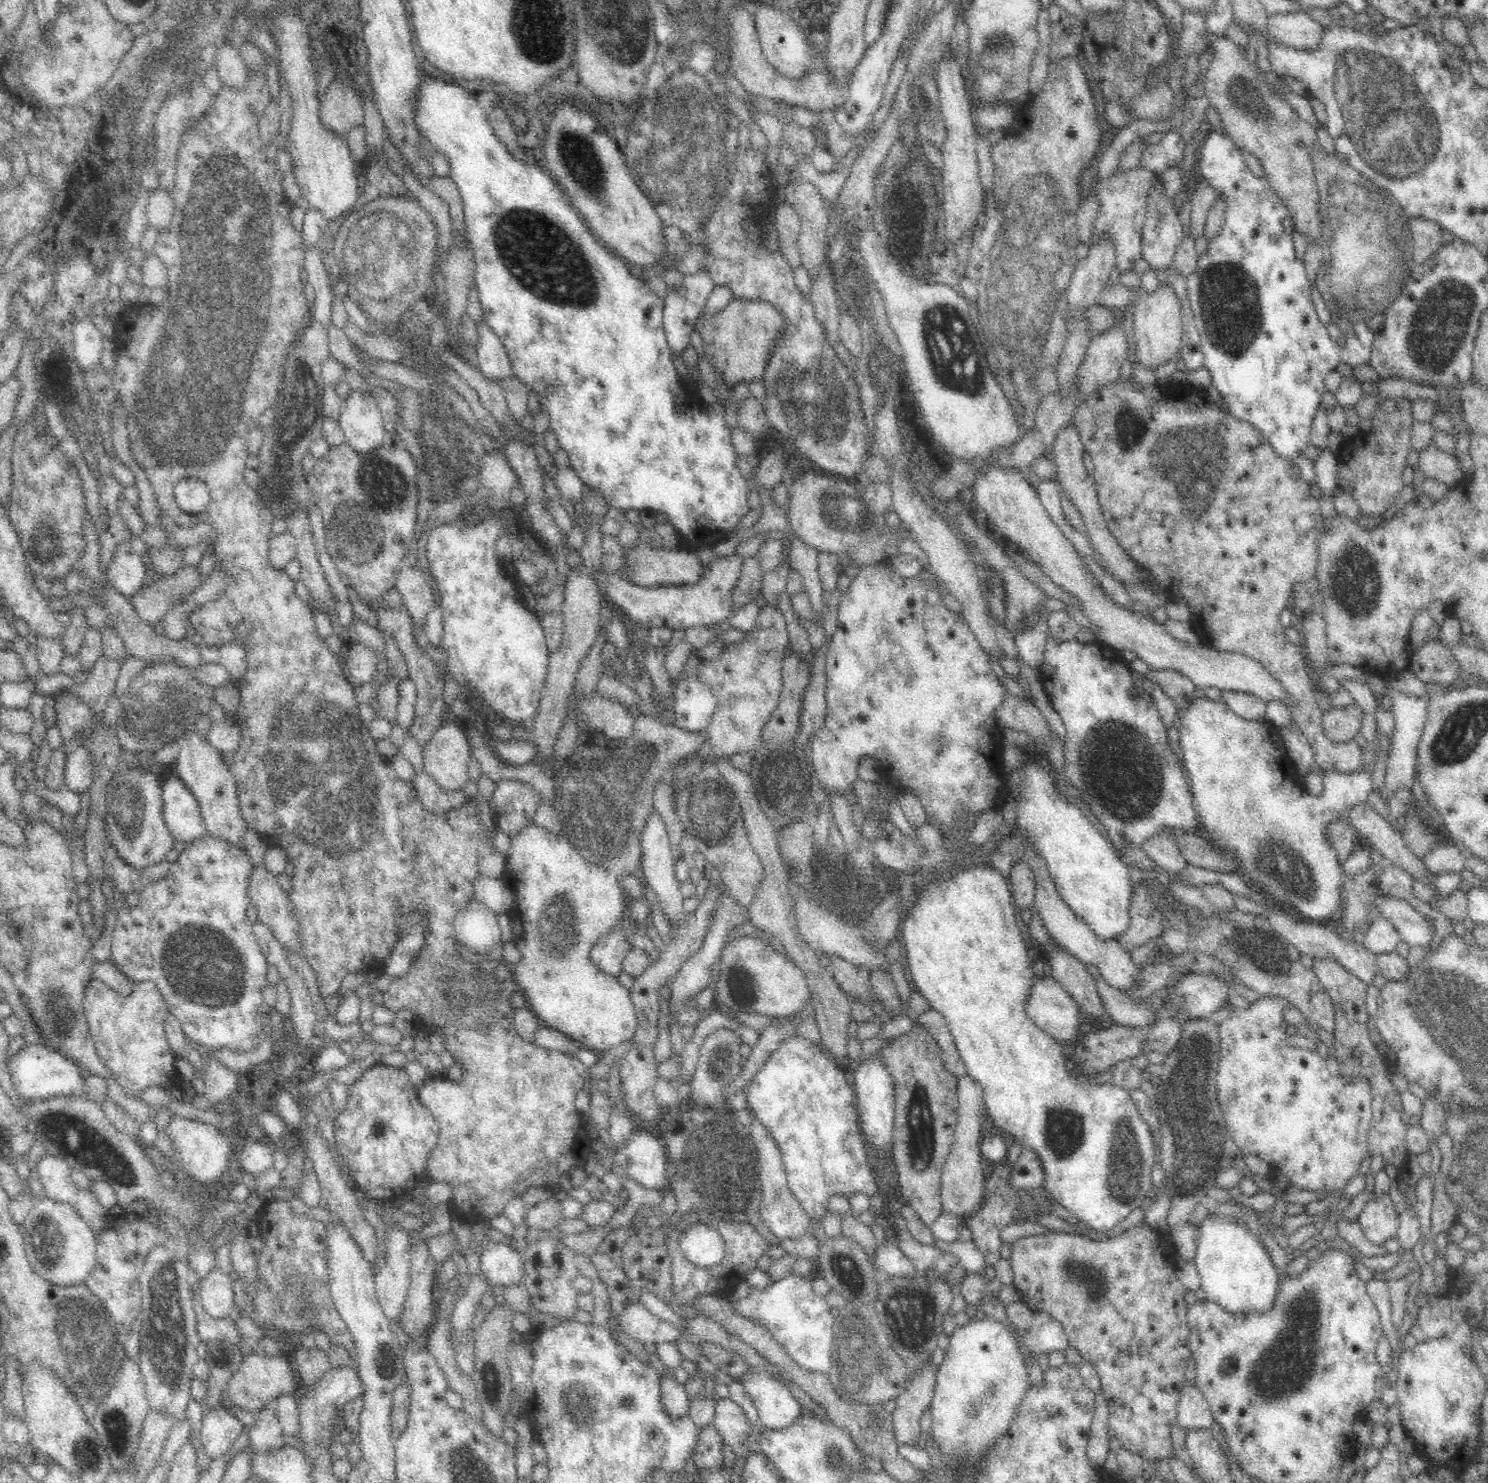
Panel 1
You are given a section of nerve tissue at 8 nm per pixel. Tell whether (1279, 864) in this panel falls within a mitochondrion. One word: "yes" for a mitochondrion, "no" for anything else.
yes

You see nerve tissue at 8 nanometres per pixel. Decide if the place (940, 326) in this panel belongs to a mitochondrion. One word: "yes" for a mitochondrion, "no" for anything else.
yes

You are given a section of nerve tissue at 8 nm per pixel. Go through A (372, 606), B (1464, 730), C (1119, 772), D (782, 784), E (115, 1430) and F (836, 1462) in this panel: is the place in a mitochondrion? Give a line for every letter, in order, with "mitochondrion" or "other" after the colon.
A: other
B: mitochondrion
C: mitochondrion
D: mitochondrion
E: mitochondrion
F: mitochondrion

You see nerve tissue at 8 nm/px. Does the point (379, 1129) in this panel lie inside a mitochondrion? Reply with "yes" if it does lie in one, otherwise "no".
no

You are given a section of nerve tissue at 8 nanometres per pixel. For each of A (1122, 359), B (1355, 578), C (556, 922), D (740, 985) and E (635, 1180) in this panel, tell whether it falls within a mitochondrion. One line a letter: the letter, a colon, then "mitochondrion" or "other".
A: other
B: mitochondrion
C: mitochondrion
D: mitochondrion
E: other

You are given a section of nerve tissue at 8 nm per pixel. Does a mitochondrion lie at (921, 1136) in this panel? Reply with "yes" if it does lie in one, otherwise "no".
yes

